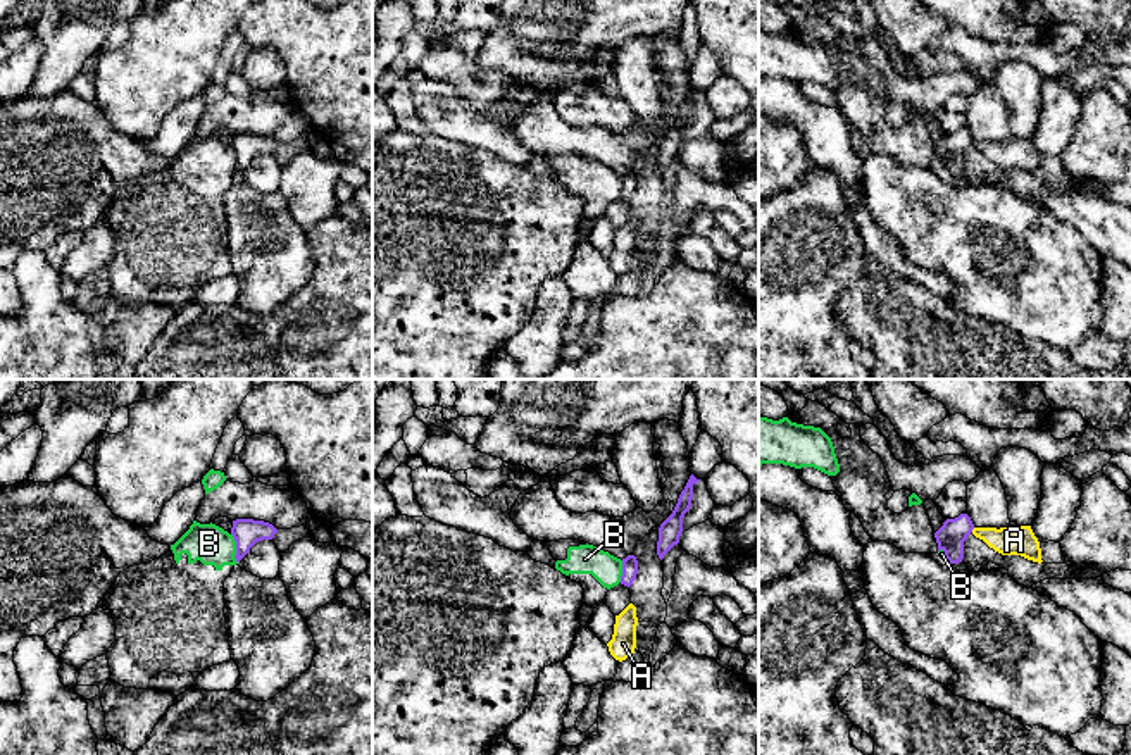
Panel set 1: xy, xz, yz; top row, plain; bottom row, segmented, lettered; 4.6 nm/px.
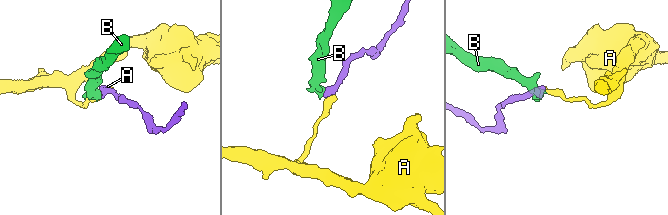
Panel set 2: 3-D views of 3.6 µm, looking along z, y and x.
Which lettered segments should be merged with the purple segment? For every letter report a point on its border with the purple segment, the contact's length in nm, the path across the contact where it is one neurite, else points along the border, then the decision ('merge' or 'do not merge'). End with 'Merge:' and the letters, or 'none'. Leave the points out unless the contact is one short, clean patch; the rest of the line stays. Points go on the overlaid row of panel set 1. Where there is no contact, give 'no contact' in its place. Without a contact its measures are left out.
A: meets purple in yz at (973, 528); contact 30 nm long; border along yz (974, 528), (971, 531); do not merge
B: meets purple in xy at (237, 549); contact 150 nm long; border along xy (231, 533), (237, 562); do not merge
Merge: none

